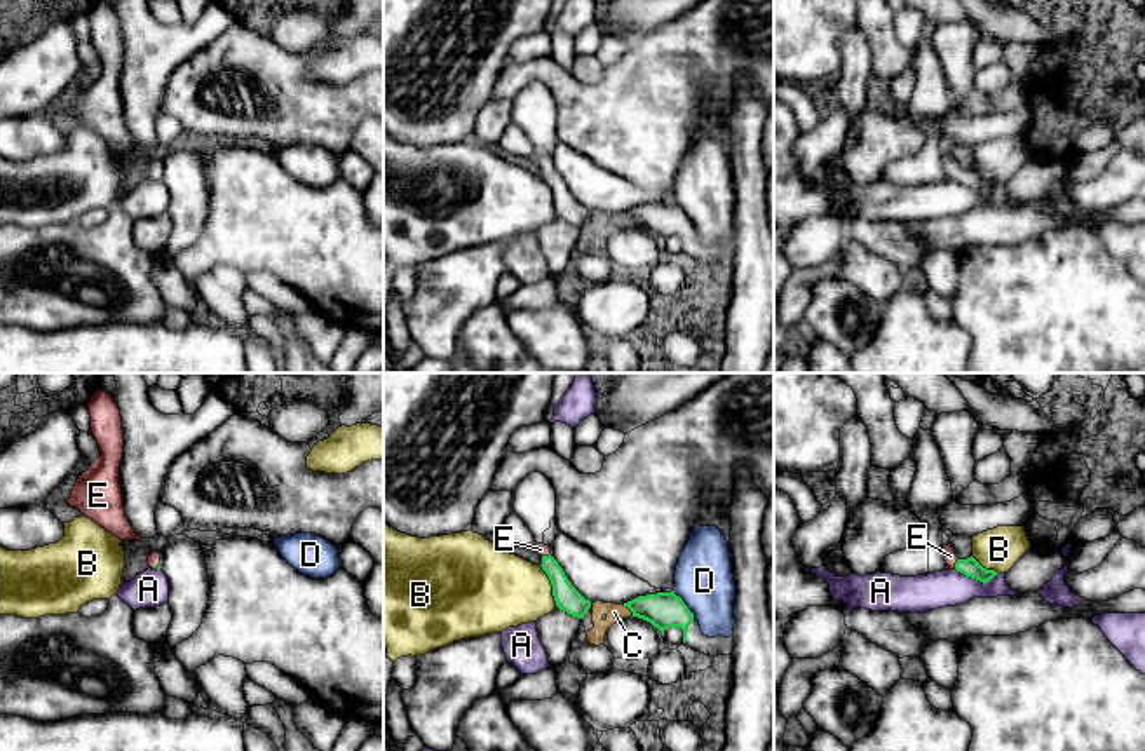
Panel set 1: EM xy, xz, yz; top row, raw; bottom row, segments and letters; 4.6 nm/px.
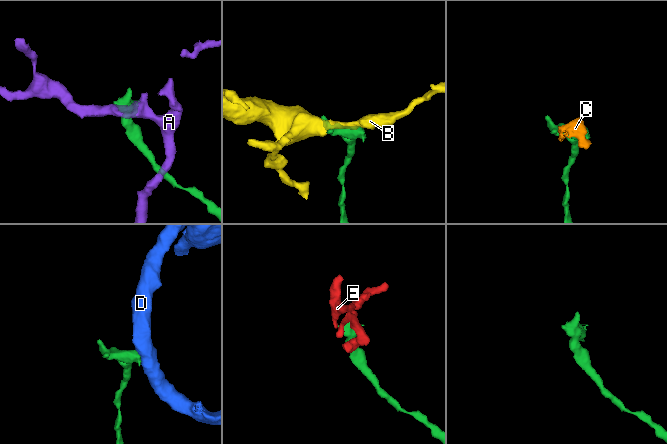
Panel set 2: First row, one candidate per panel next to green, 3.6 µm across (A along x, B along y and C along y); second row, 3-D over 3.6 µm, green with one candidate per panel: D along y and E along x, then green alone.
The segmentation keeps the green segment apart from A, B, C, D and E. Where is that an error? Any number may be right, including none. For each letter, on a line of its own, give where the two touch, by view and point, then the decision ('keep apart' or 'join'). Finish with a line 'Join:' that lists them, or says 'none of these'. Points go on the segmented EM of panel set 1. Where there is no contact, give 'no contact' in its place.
A: contact yz (976, 579); keep apart
B: contact xz (551, 584); keep apart
C: contact xz (630, 608); keep apart
D: contact xz (684, 603); keep apart
E: contact yz (955, 563); join
Join: E

